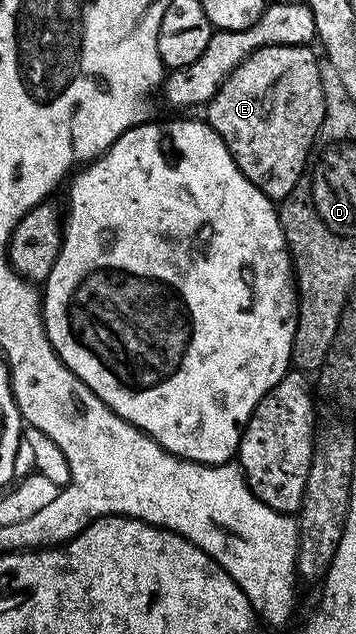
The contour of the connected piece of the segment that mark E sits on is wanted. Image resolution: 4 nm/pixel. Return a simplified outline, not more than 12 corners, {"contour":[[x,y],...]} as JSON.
{"contour":[[269,45],[205,106],[271,201],[296,187],[324,119],[310,45]]}

